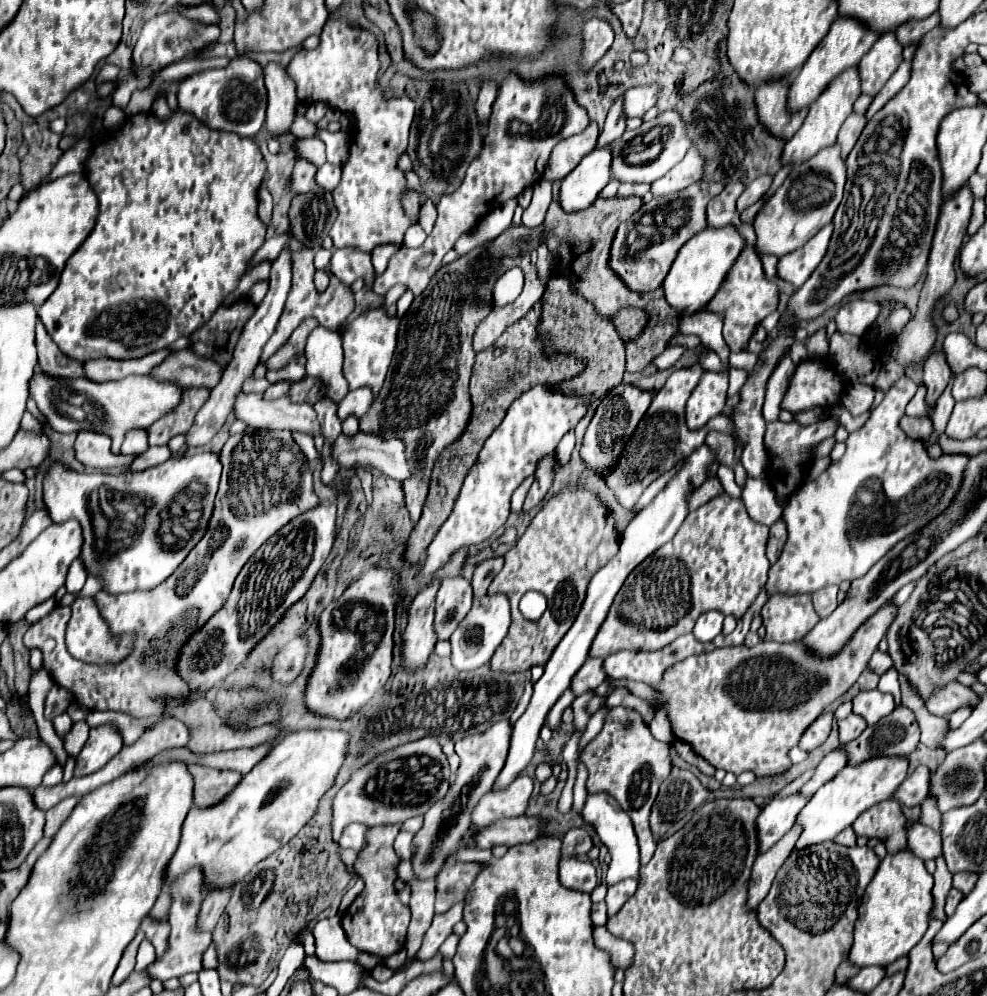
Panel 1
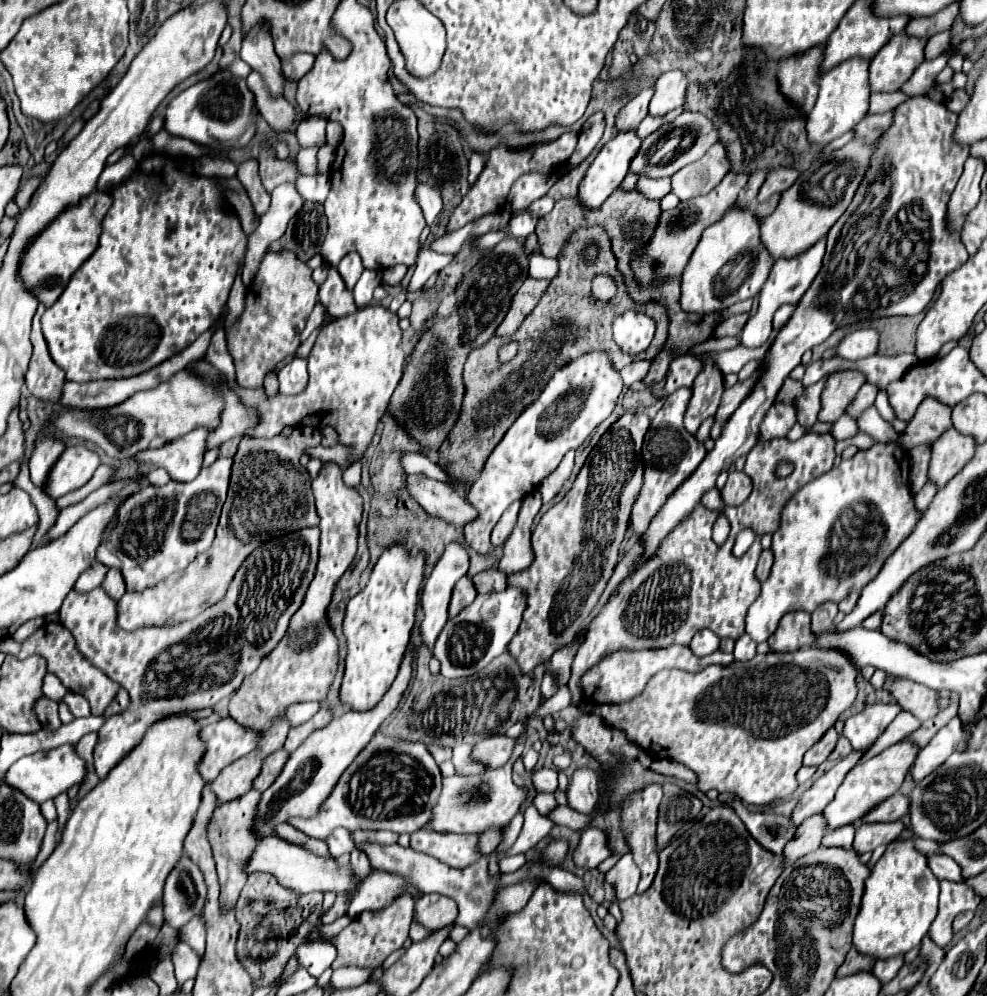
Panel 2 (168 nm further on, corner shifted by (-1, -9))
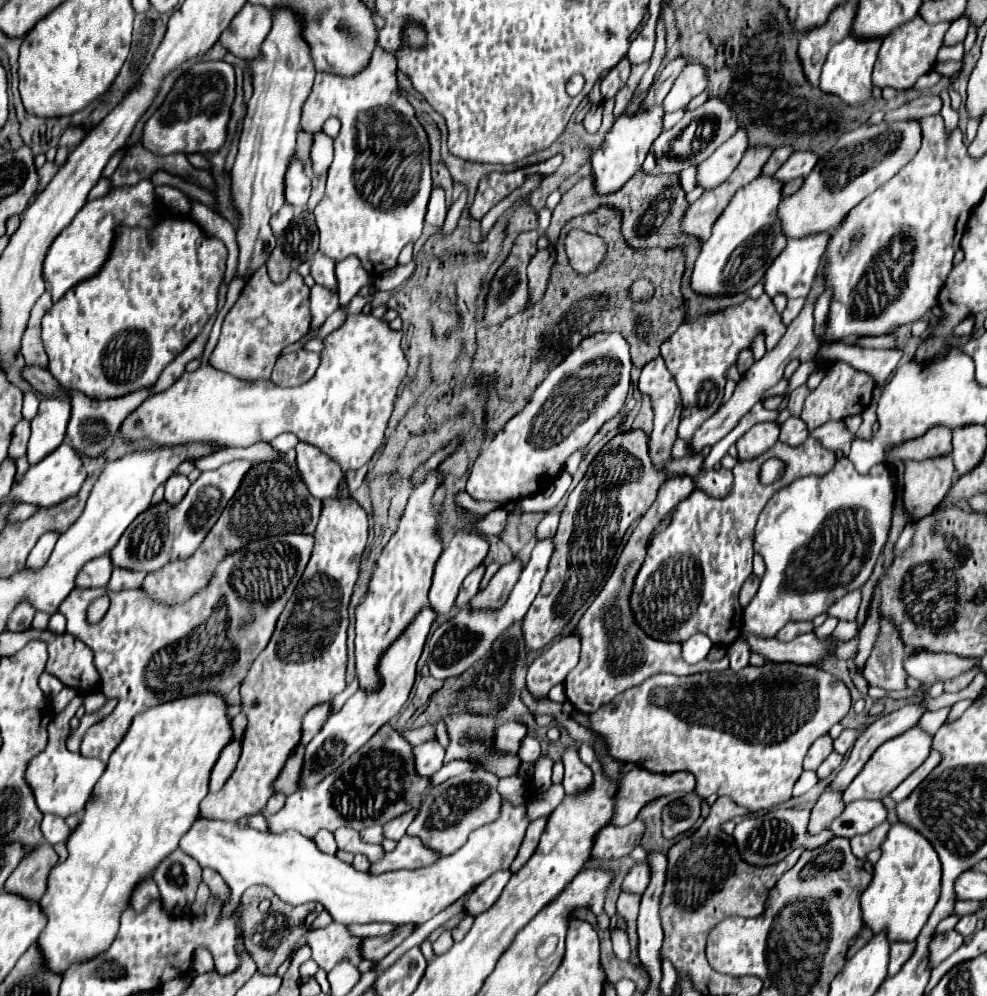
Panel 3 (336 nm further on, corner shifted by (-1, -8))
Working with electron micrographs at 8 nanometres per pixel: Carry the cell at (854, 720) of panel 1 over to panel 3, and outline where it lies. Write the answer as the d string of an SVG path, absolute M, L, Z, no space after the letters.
M832 752L822 764L820 764L820 768L816 770L816 774L818 774L818 778L820 780L824 780L824 778L828 778L838 766L840 766L840 762L842 762L842 756L840 754L836 754L836 752Z

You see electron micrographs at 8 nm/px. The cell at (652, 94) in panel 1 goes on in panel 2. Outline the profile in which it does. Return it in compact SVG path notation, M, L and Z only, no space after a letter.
M666 71L654 83L654 97L650 101L650 115L662 117L668 111L680 107L684 103L686 93L686 77L680 71Z

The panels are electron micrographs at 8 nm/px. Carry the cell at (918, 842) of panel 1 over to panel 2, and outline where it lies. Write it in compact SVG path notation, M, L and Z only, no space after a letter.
M934 853L934 855L928 855L928 865L932 869L932 873L938 877L938 879L950 879L950 881L964 881L962 873L960 873L960 867L956 861L952 861L952 857L944 855L944 853Z

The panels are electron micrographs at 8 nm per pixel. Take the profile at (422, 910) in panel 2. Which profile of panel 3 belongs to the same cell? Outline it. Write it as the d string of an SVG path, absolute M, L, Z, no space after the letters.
M398 926L396 932L388 936L378 936L378 938L364 938L360 944L360 956L362 960L372 960L380 962L384 956L388 956L404 938L408 938L416 926Z

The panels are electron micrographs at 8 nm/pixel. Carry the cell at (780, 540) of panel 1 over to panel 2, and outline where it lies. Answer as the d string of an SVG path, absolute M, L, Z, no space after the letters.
M764 549L760 555L760 561L758 561L758 567L756 567L756 577L760 577L760 581L766 581L768 573L772 569L772 563L774 563L772 549Z

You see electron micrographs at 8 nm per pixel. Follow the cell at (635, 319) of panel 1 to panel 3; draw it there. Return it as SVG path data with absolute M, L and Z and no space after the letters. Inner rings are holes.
M598 206L590 214L572 218L562 228L562 234L554 246L556 262L552 266L544 296L534 306L520 310L502 324L478 330L474 372L494 376L494 382L488 386L486 404L488 438L492 438L494 432L498 432L512 416L516 416L528 404L536 386L584 338L596 332L620 332L634 352L636 368L642 368L660 354L660 344L668 336L672 336L682 324L682 306L686 316L686 304L680 292L680 280L684 274L686 252L682 248L632 248L622 238L620 228L622 212L610 206ZM572 228L596 234L604 238L608 246L602 264L586 276L578 274L568 264L564 252L564 238ZM638 278L648 278L654 284L654 296L646 302L634 302L630 298L630 286ZM642 316L650 318L650 332L646 336L636 334L636 322Z

